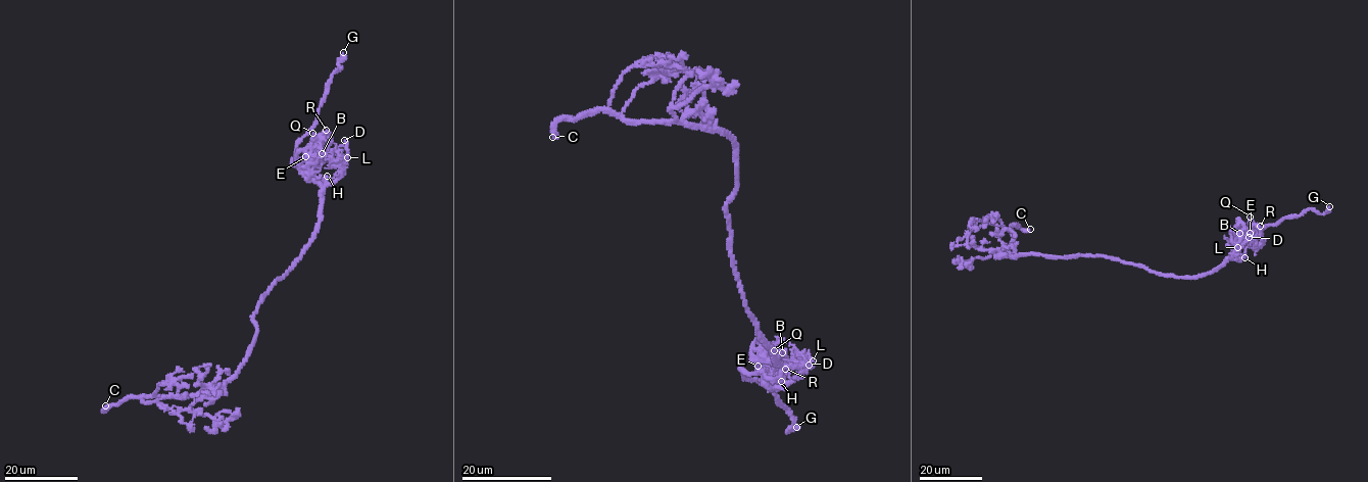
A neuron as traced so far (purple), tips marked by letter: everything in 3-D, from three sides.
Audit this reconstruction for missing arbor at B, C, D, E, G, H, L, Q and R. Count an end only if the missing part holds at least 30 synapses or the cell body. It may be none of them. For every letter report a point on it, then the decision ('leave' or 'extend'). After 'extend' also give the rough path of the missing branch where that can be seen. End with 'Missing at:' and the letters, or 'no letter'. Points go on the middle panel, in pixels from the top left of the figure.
B: place (782, 352); leave
C: place (552, 137); extend; course (552, 137), (530, 128), (495, 133), (476, 127), (475, 123), (508, 124), (517, 139), (516, 150), (499, 163)
D: place (809, 365); leave
E: place (758, 366); leave
G: place (796, 427); extend
H: place (781, 381); leave
L: place (813, 360); leave
Q: place (774, 350); leave
R: place (785, 369); leave
Missing at: C, G

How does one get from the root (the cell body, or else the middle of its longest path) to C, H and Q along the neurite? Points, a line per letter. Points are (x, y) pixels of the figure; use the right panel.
C: (1128, 263), (1092, 255), (1066, 258), (1027, 253), (1014, 257), (1008, 251), (1014, 235), (1013, 224), (1030, 229)
H: (1128, 263), (1163, 274), (1195, 277), (1222, 263), (1240, 240), (1248, 245), (1239, 258), (1244, 257)
Q: (1128, 263), (1176, 277), (1207, 274), (1227, 258), (1240, 240), (1250, 240), (1250, 217)

